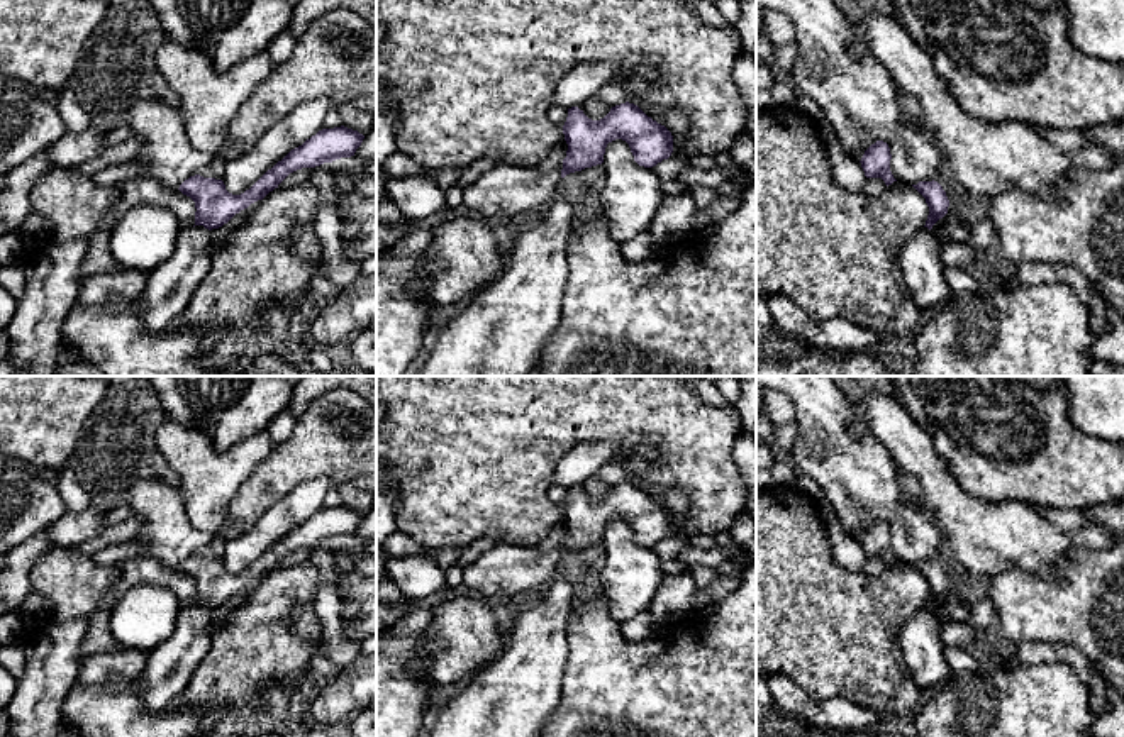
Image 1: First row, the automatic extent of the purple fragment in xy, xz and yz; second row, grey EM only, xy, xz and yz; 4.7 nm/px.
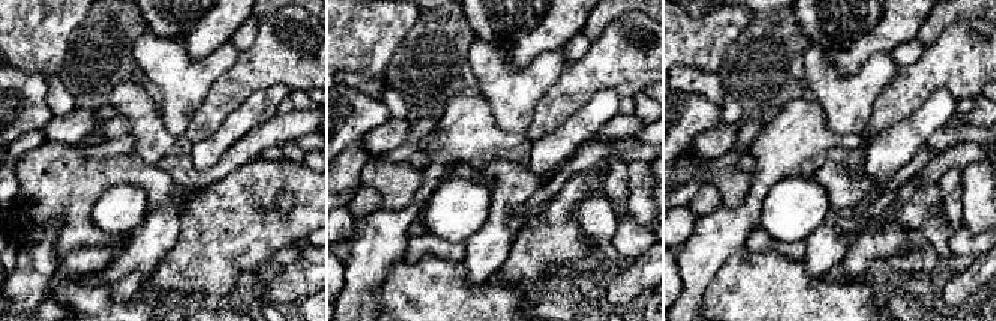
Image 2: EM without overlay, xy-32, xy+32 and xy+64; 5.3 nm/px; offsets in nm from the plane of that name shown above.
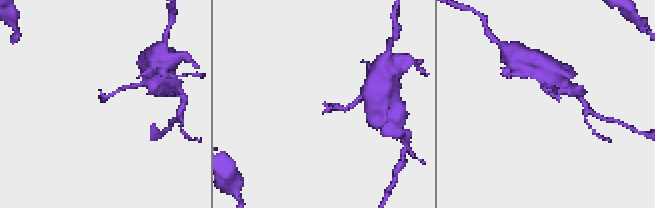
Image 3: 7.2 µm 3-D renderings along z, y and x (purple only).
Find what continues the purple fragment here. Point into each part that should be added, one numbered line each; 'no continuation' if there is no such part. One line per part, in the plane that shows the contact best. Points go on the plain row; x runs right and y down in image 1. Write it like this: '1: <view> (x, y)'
1: xy (170, 664)

